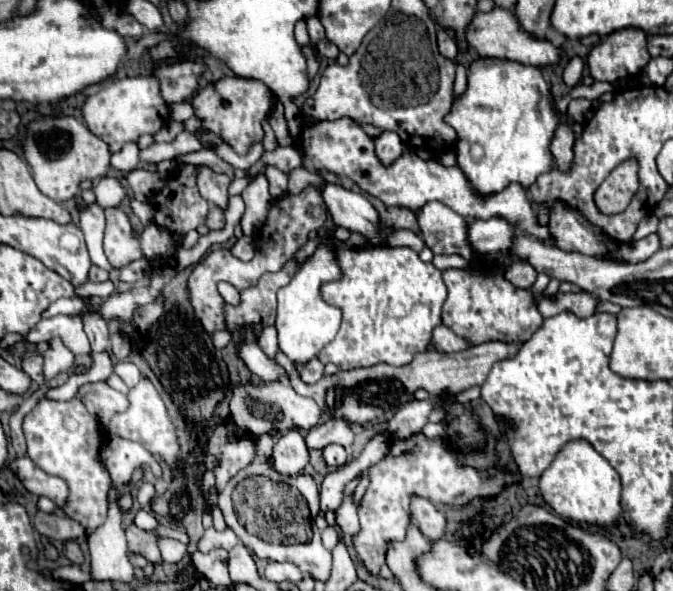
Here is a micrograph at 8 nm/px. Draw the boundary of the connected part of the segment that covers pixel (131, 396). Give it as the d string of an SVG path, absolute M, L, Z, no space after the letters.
M142 378L140 384L136 384L130 392L128 392L128 400L130 400L130 406L126 412L122 414L114 414L110 424L108 424L108 432L110 434L126 434L124 438L130 438L138 444L142 444L150 454L160 454L164 458L166 464L174 464L178 462L178 444L176 444L176 436L174 436L174 428L170 424L170 418L166 414L166 408L164 408L164 402L162 398L158 396L156 388L152 386L150 380Z

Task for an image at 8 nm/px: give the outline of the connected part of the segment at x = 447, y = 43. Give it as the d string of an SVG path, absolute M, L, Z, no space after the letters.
M446 30L438 32L438 50L444 58L450 58L450 60L454 60L458 56L458 44Z

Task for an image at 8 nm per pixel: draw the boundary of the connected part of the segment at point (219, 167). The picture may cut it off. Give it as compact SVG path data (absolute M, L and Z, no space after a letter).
M198 150L198 152L190 152L190 154L184 154L184 156L178 156L178 158L176 158L176 162L178 162L178 164L206 166L206 168L210 168L210 170L214 170L214 172L222 172L222 174L226 174L226 176L234 178L234 168L232 168L228 162L220 160L212 150Z

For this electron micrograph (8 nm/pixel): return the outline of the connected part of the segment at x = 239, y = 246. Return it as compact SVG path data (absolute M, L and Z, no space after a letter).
M242 236L234 246L232 246L232 254L244 262L252 260L254 258L254 244L252 244L252 238L248 236Z

